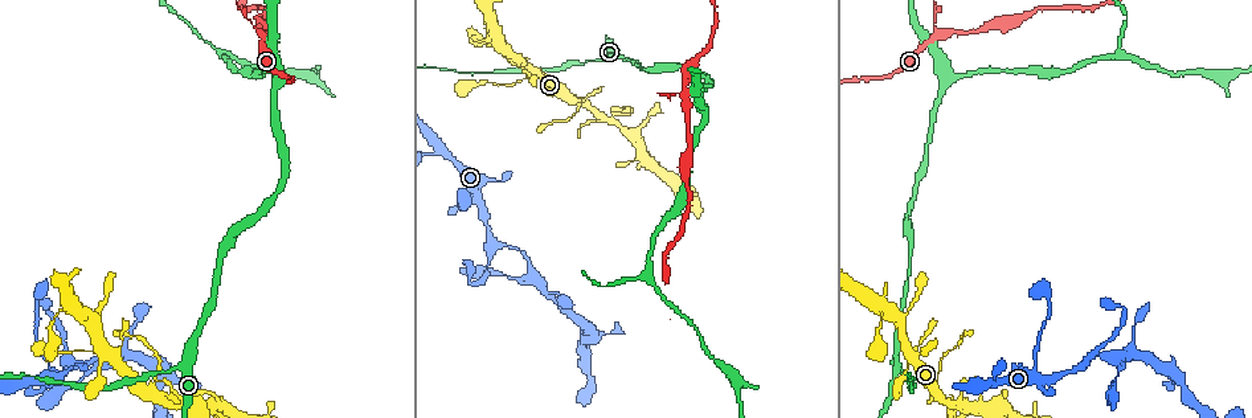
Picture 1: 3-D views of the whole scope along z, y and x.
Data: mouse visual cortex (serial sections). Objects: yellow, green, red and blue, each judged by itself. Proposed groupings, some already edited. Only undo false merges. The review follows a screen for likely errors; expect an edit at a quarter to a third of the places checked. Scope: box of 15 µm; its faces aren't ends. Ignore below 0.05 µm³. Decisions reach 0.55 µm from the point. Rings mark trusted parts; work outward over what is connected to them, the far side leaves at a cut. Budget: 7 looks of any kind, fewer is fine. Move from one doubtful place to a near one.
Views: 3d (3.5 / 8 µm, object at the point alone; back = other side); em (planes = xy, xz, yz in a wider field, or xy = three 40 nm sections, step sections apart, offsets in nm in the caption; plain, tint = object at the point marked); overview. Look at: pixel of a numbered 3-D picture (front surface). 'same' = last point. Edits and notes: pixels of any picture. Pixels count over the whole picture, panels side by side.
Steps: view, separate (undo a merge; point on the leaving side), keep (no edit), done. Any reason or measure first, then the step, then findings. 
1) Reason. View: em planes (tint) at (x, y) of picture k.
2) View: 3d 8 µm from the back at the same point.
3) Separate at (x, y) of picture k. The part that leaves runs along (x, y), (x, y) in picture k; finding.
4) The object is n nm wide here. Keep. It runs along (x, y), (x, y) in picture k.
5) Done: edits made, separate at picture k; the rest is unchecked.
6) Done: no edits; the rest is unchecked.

Thin neck. View: 3d 3.5 µm at (155, 377) of picture 1.

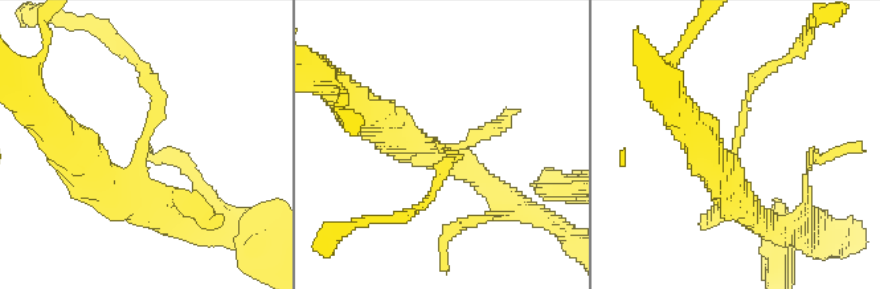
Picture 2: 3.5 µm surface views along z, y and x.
The arms are 100, 500 nm wide. View: em xy step 1 (plain) at (136, 148) of picture 2.

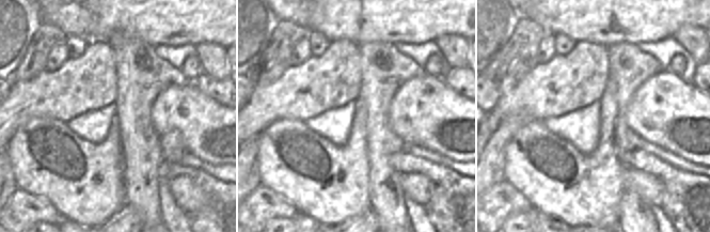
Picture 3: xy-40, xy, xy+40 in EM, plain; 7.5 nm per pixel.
With the object marked. View: em xy step 1 (tint) at the same point.

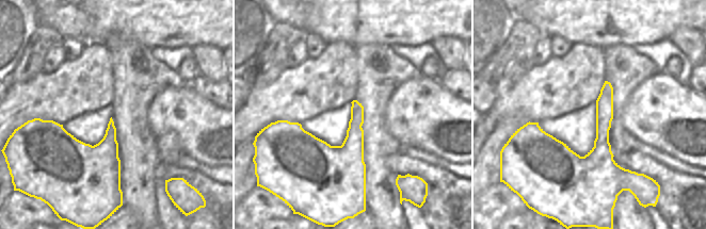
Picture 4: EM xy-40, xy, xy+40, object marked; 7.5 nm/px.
Keep. It runs along (524, 132), (575, 170), (630, 174) in picture 4; one cell here.

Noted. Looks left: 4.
View: 3d 3.5 µm at (445, 153) of picture 1.

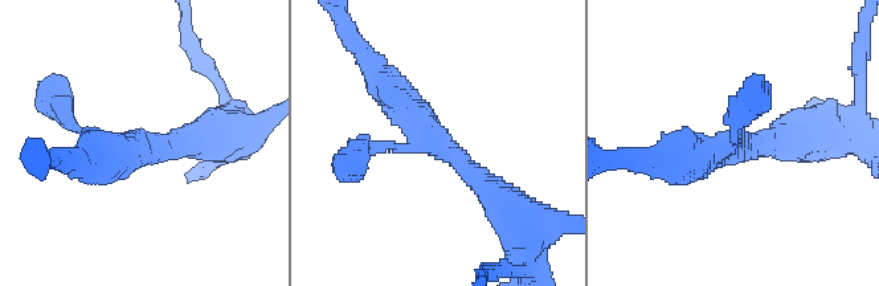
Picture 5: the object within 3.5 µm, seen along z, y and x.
3 arms meet here; the arms are 150, 300, 450 nm wide; shape alone is not enough. View: em xy step 2 (tint) at (136, 145) of picture 5.

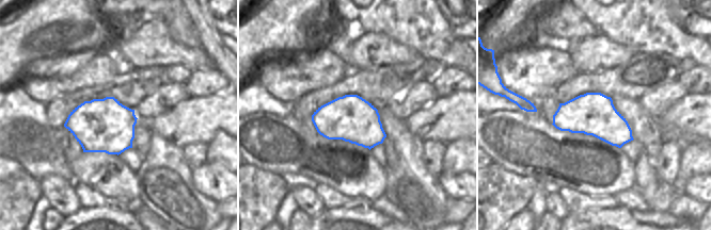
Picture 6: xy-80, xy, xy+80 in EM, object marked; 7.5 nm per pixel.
Keep. It runs along (512, 216), (375, 73) in picture 5; all the same cell.

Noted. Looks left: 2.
View: 3d 3.5 µm at (261, 38) of picture 1.

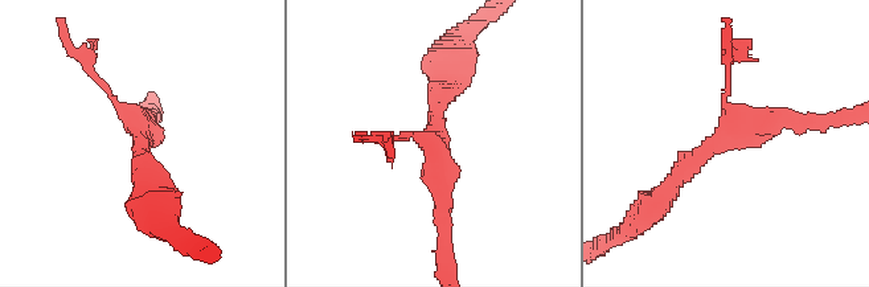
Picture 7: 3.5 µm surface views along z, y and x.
View: em xy step 3 (tint) at (734, 132) of picture 7.

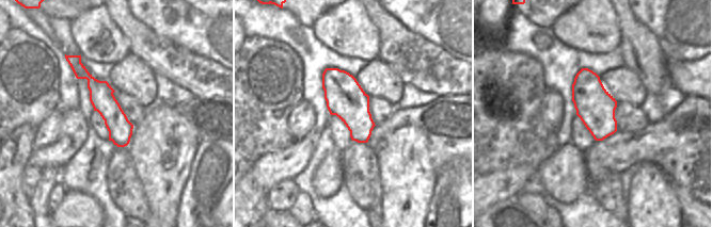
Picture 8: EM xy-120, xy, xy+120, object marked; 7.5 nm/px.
3 arms meet here. Keep. It runs along (73, 60), (100, 92), (124, 143) in picture 8; continuous, no second cell.

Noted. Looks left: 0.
Done: no edits; the rest is unchecked.

